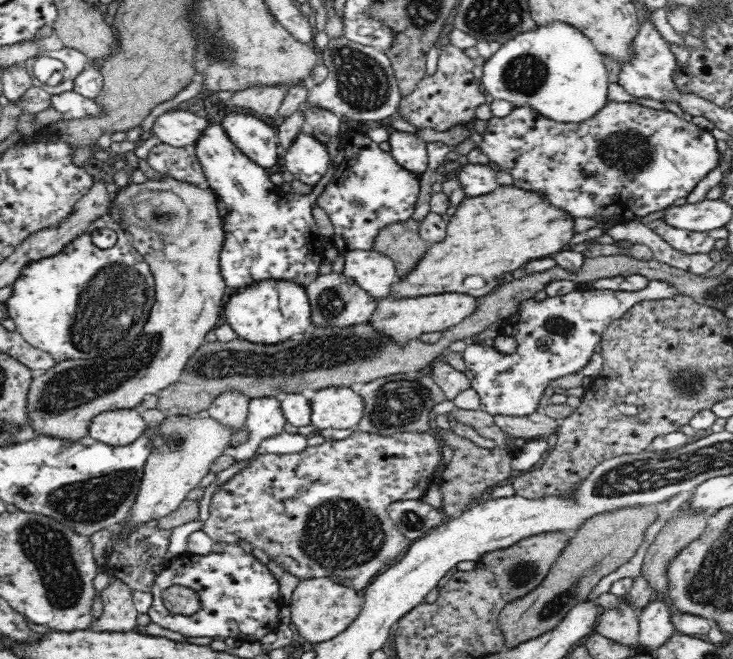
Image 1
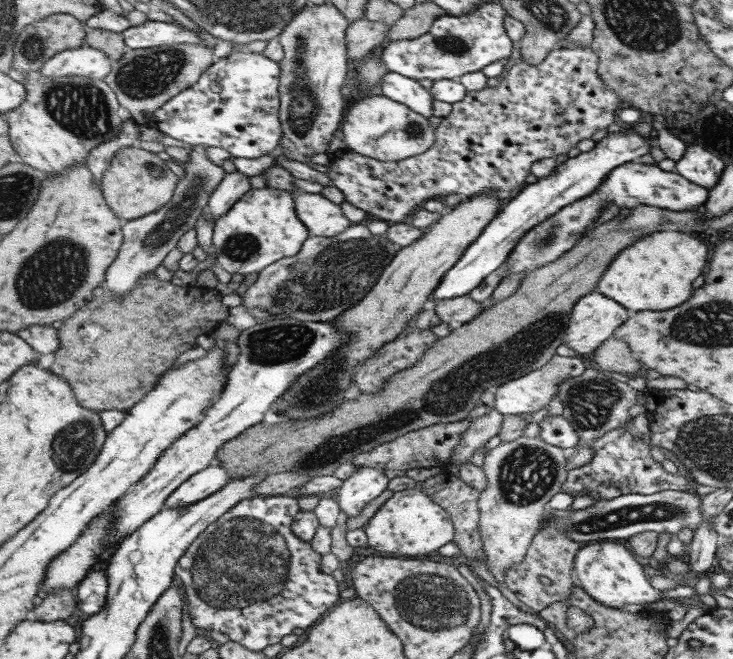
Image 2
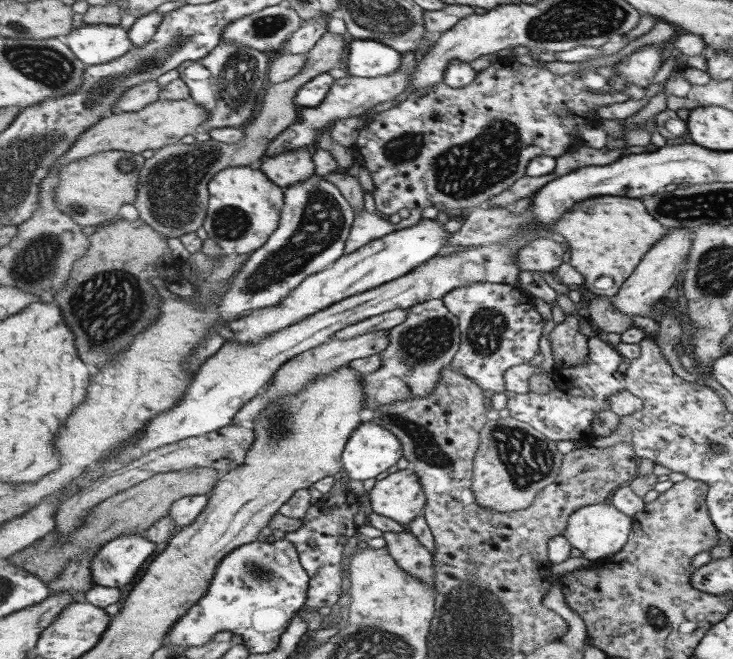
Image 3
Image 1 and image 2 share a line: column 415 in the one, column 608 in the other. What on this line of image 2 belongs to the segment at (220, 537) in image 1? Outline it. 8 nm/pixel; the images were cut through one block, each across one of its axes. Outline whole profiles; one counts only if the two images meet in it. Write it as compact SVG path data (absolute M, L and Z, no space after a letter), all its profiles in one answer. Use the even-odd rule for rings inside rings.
M623 426L615 428L593 443L595 456L579 468L570 471L561 492L566 492L574 498L591 496L597 501L612 499L620 494L653 494L661 490L691 491L689 480L682 475L669 474L649 456L649 446L631 434L627 434Z

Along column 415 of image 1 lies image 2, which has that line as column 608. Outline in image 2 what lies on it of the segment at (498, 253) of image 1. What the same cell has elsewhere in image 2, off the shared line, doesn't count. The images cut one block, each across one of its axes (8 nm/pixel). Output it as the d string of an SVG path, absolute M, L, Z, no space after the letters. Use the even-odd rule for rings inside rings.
M675 230L651 232L615 254L616 258L598 284L598 291L633 313L667 311L693 294L692 282L707 266L707 246L696 235Z

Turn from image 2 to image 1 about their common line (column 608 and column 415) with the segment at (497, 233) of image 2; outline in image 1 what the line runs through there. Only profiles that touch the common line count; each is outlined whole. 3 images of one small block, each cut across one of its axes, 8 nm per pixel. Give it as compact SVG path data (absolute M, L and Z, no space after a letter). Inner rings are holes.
M398 130L389 134L387 141L390 152L399 165L417 177L422 177L428 168L429 144L416 134Z

